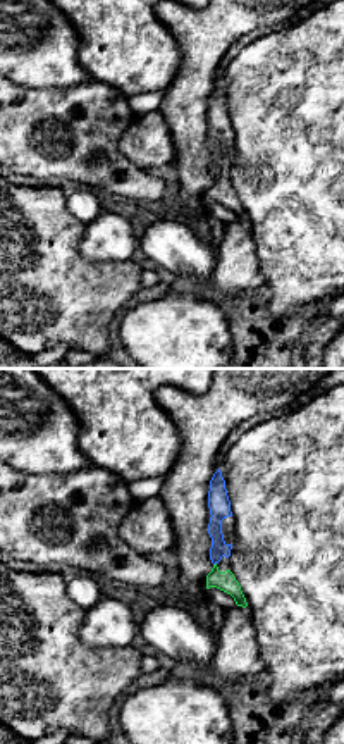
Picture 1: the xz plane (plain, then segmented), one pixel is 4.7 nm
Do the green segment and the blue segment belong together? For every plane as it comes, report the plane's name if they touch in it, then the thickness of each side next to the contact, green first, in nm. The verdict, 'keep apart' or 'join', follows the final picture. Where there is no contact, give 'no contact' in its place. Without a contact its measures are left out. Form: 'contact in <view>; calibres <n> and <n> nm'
no contact

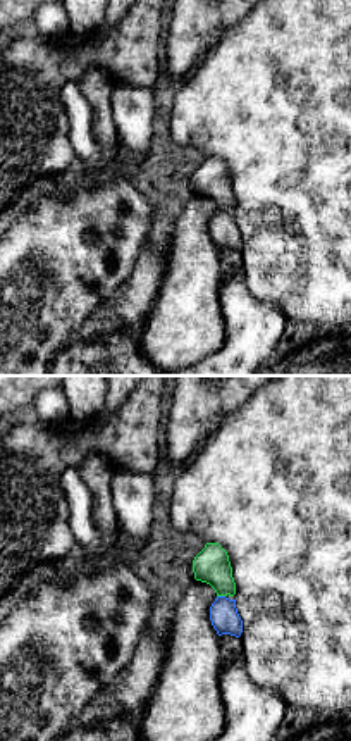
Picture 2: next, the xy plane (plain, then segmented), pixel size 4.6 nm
contact in xy; calibres 170 and 130 nm

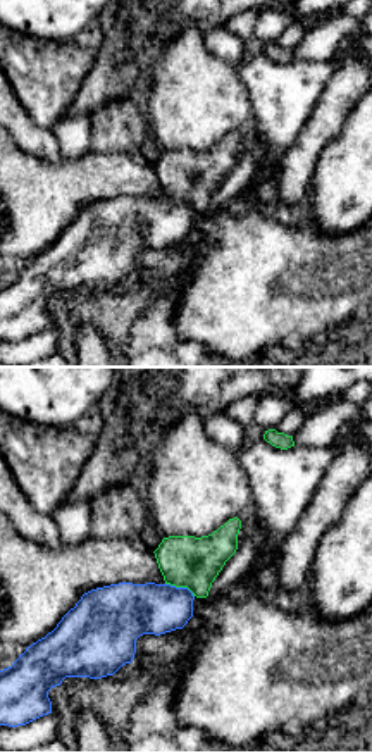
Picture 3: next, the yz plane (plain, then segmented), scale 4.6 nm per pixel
contact in yz; calibres 240 and 240 nm

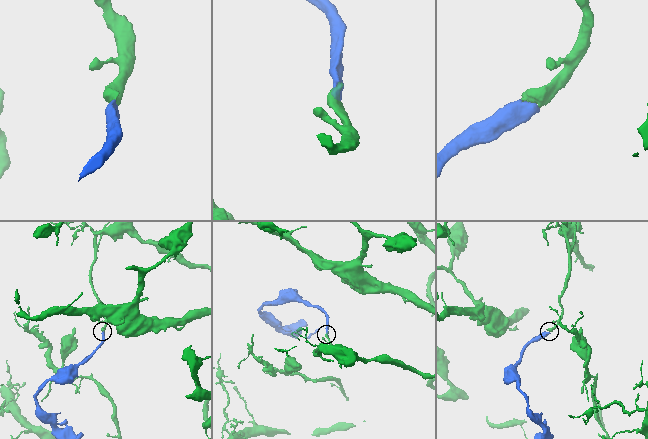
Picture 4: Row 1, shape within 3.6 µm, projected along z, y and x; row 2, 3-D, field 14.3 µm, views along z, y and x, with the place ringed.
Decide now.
join

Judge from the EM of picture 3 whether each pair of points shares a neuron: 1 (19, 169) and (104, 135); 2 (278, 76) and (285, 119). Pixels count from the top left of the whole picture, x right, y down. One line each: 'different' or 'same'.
1: different
2: same

